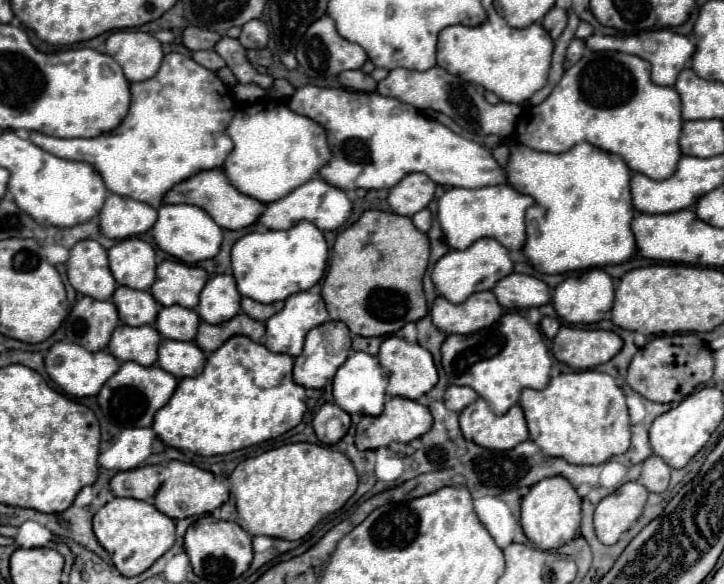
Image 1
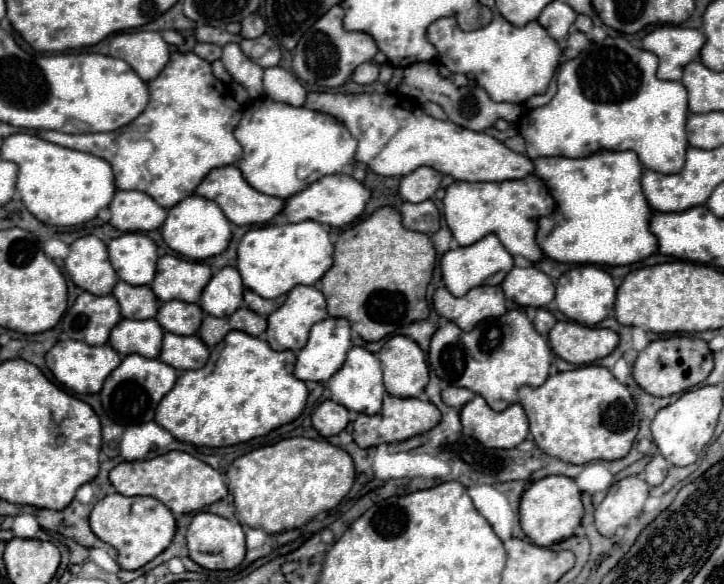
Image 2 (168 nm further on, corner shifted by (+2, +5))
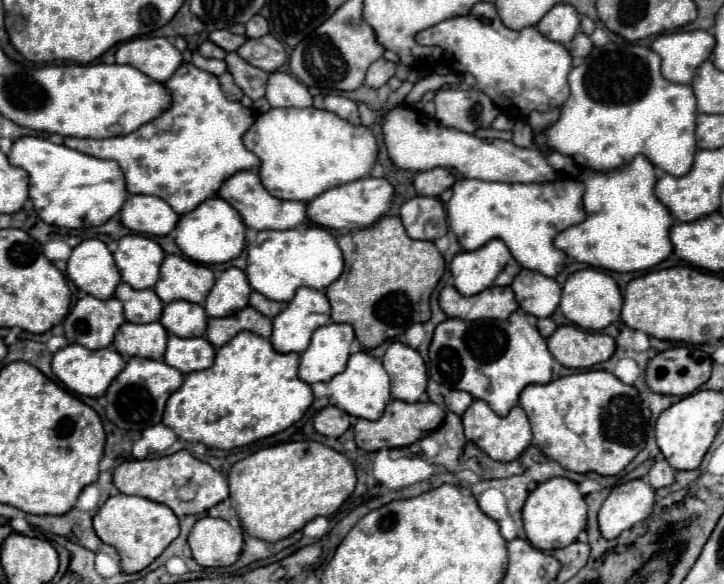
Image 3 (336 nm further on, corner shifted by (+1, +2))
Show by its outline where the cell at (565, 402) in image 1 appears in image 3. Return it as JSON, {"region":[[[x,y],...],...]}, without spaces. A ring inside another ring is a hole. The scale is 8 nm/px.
{"region":[[[606,370],[578,372],[548,384],[530,384],[520,394],[520,406],[532,426],[531,445],[538,446],[566,470],[614,476],[644,448],[650,410],[642,404],[634,386],[622,384]]]}

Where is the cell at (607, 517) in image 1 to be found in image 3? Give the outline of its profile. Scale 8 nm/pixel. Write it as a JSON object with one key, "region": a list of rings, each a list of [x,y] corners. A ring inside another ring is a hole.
{"region":[[[630,480],[612,488],[598,512],[600,534],[616,538],[620,532],[646,520],[654,506],[654,488],[646,480]]]}

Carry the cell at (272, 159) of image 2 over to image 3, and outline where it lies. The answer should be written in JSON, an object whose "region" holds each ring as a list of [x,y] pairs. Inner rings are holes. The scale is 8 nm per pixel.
{"region":[[[270,108],[242,136],[244,146],[260,158],[258,176],[278,200],[308,202],[328,188],[366,178],[376,162],[376,138],[366,126],[352,126],[318,108]]]}

